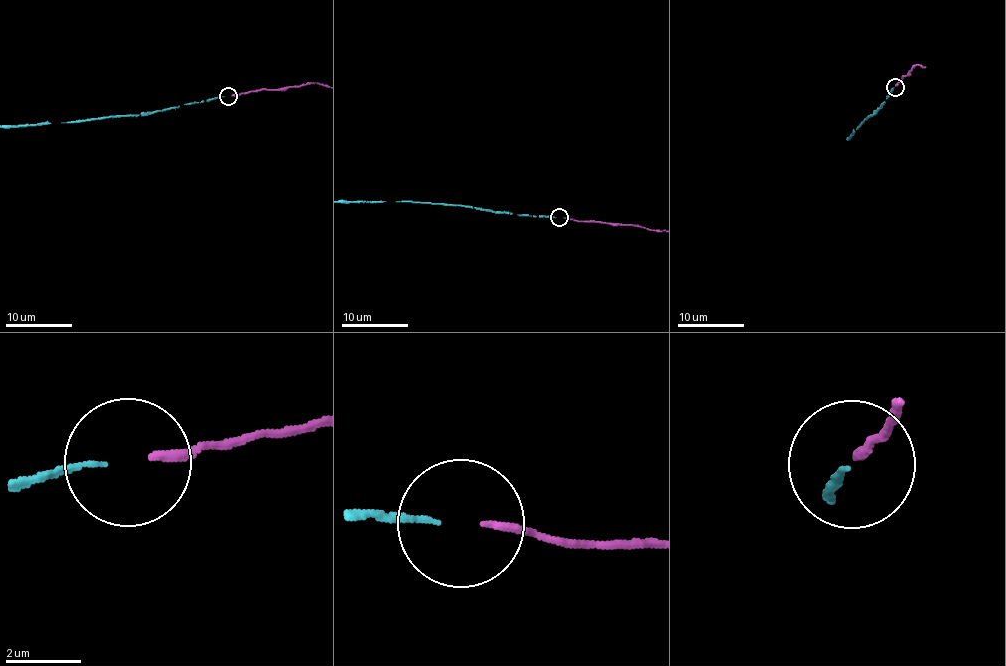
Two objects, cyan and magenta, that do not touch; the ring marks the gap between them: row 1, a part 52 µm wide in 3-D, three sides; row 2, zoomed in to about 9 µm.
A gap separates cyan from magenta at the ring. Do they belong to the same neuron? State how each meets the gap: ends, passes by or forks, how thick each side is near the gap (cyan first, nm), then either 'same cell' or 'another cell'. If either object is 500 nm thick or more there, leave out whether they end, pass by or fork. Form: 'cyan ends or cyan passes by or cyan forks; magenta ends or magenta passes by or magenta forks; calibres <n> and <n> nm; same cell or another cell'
cyan ends; magenta ends; calibres 130 and 200 nm; same cell

